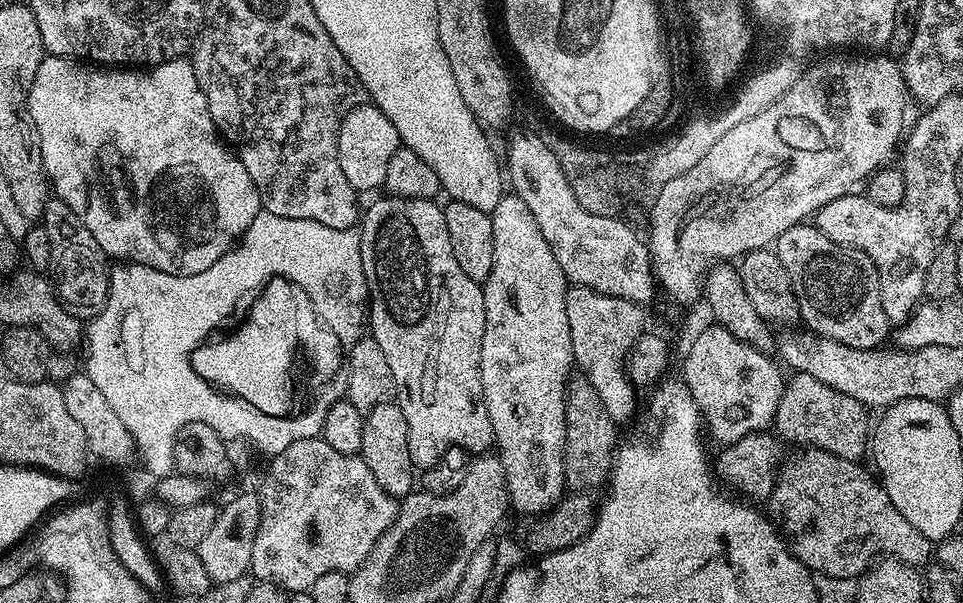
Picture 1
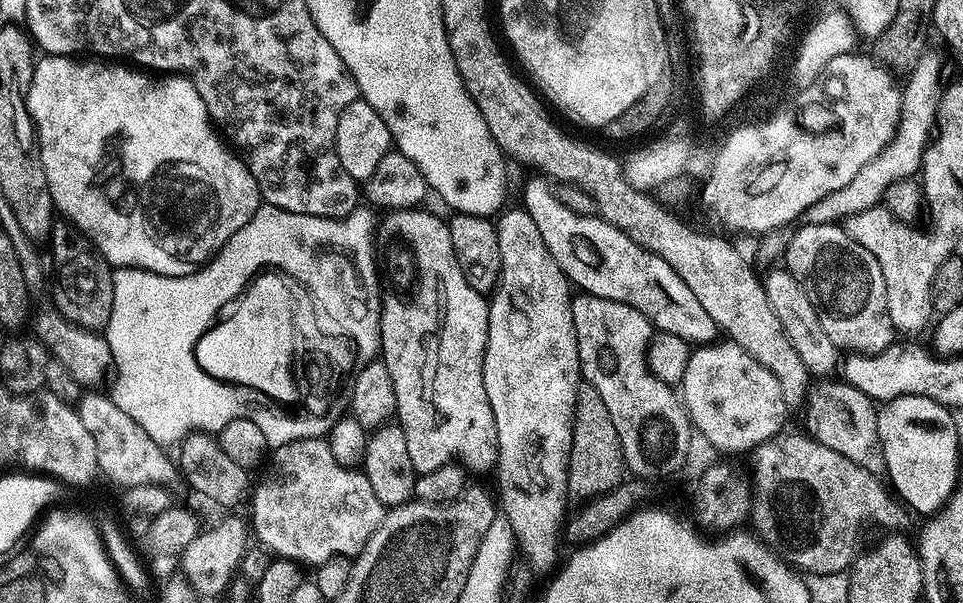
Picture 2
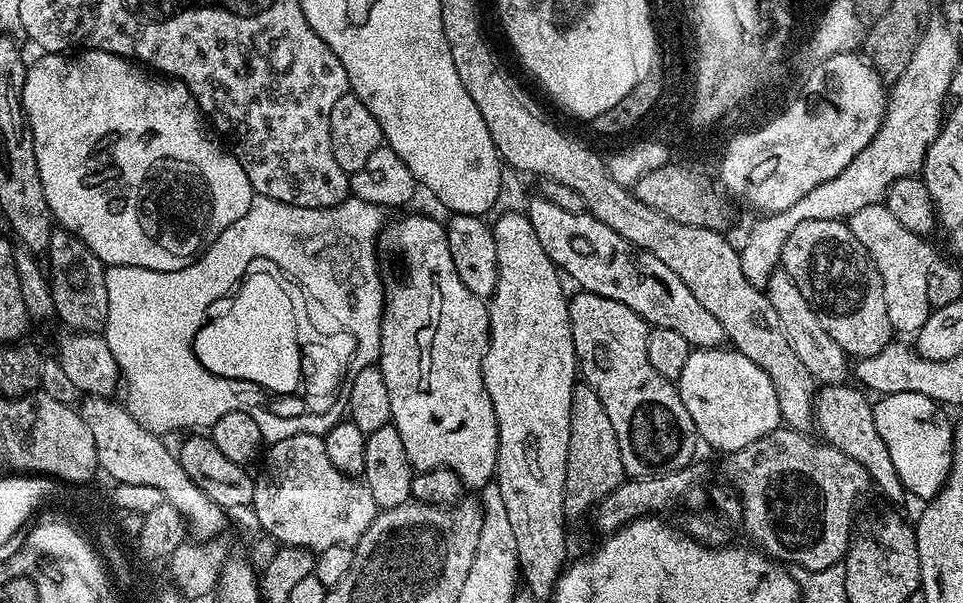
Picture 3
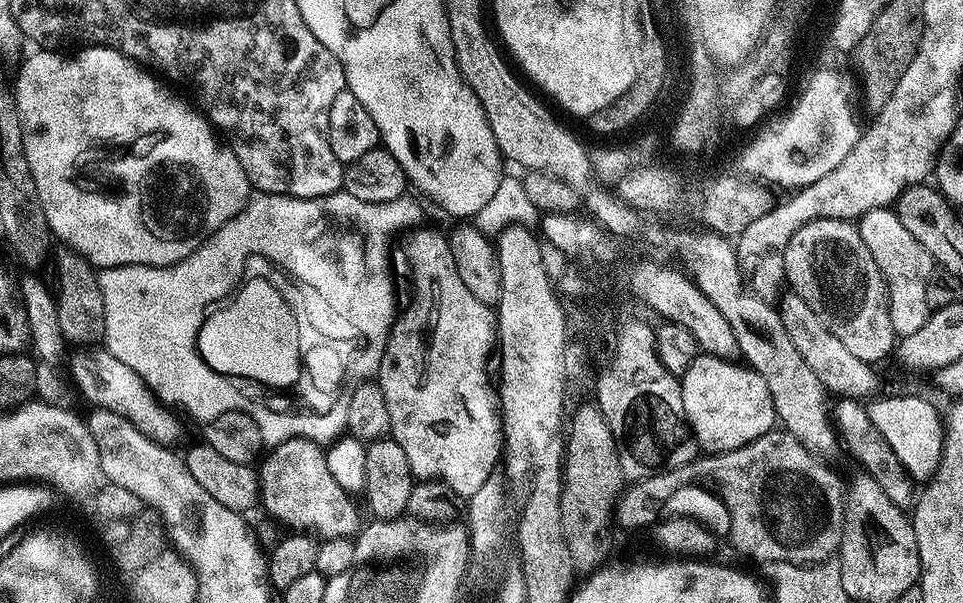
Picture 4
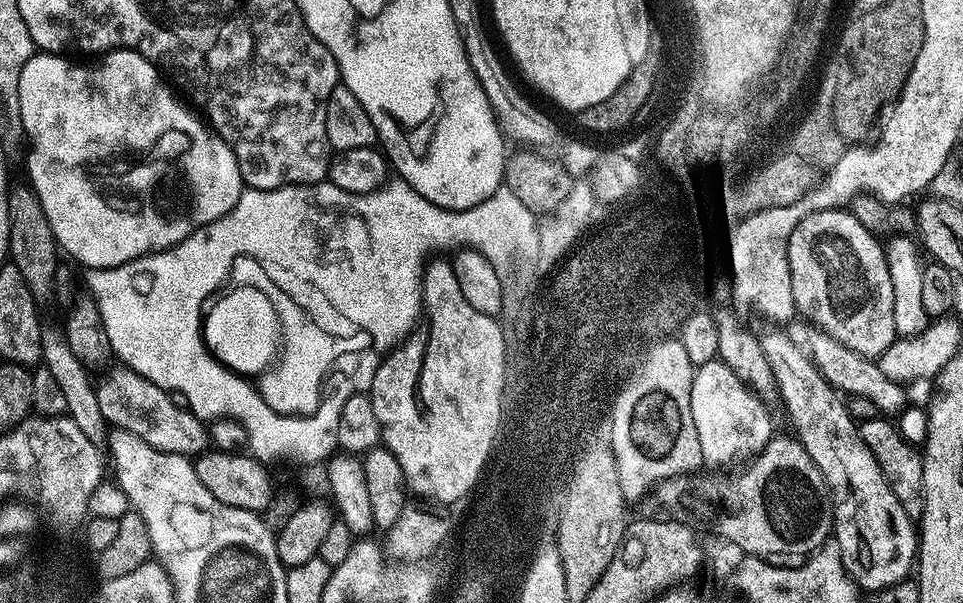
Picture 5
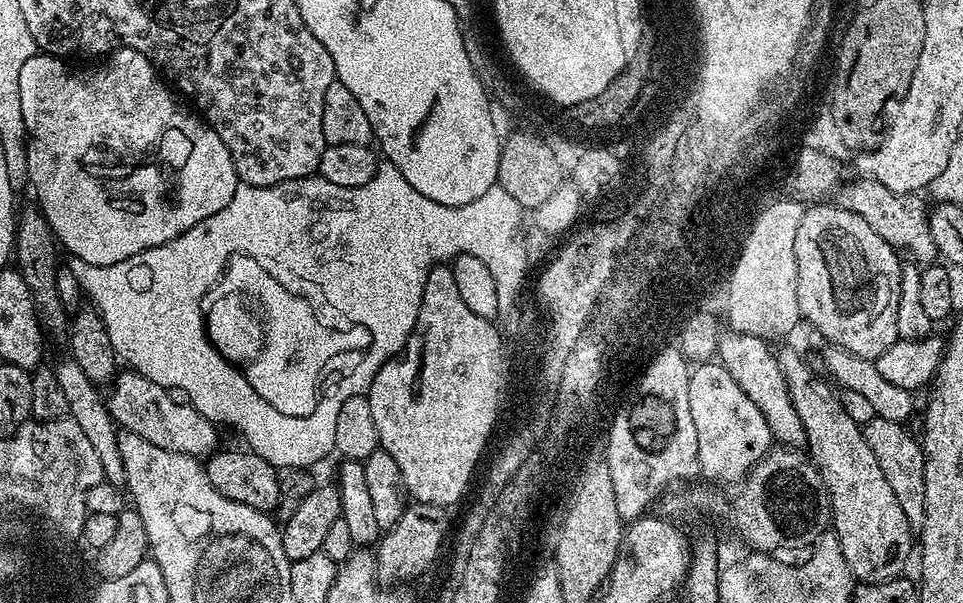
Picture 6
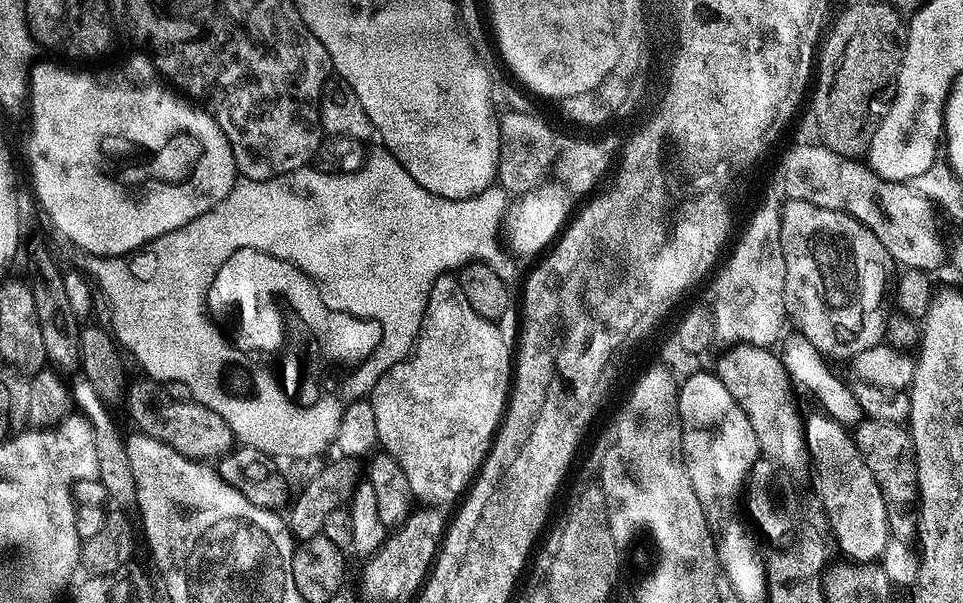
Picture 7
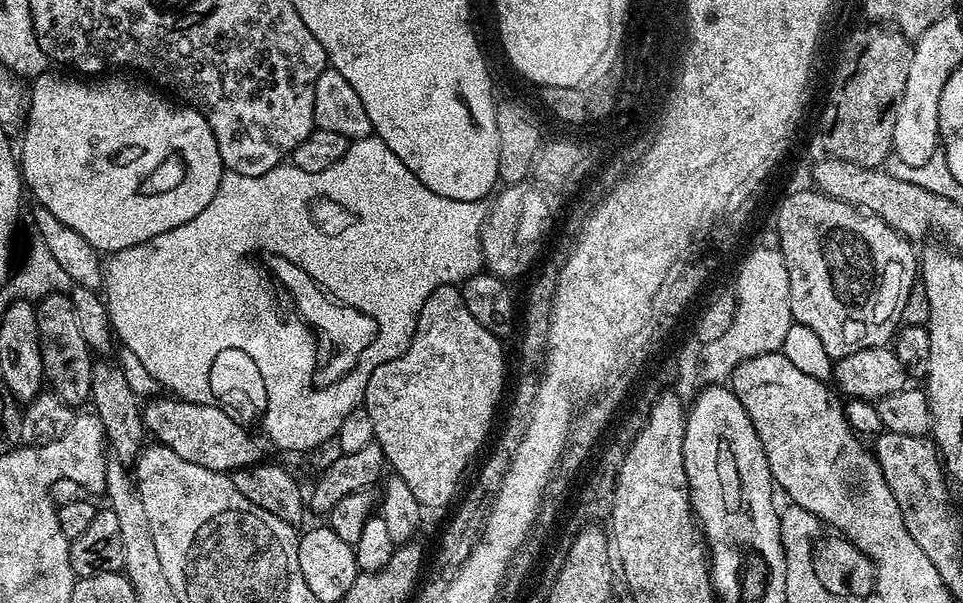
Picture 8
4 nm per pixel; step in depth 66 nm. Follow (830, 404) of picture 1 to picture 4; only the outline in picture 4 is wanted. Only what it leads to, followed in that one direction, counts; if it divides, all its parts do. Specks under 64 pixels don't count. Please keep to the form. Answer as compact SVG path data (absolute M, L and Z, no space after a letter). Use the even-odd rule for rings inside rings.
M840 398L835 402L837 404L834 404L834 424L838 429L838 436L843 447L845 444L849 448L851 454L864 466L863 471L872 476L874 482L878 482L878 486L888 489L888 497L899 508L911 509L918 492L917 485L904 463L898 458L898 454L894 454L894 446L890 446L890 442L882 438L878 426L870 422L867 407L861 401L851 398Z

